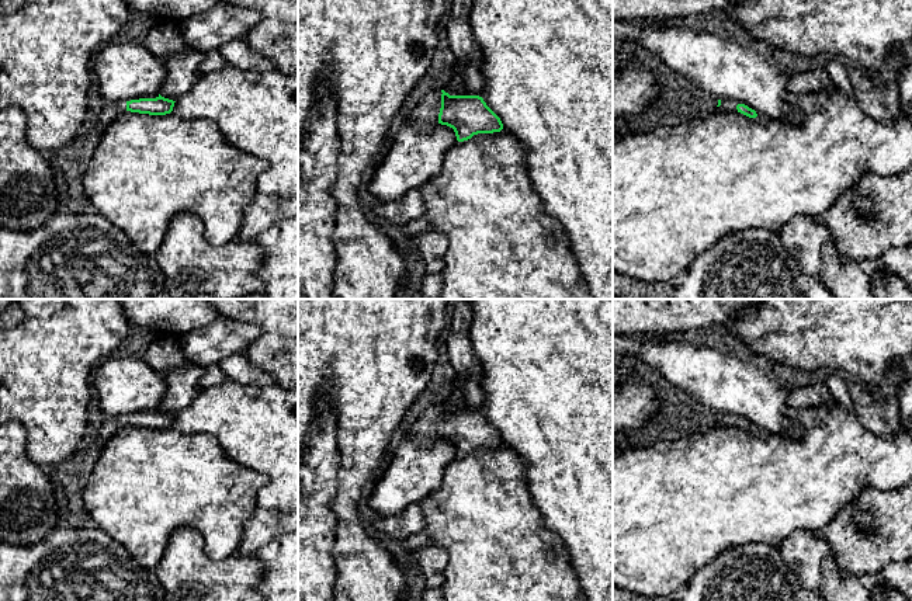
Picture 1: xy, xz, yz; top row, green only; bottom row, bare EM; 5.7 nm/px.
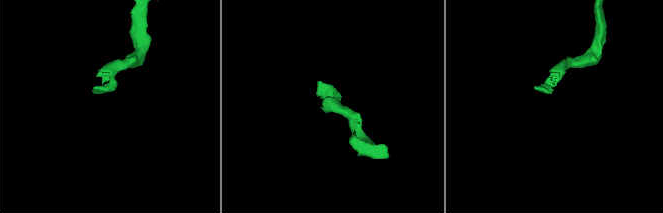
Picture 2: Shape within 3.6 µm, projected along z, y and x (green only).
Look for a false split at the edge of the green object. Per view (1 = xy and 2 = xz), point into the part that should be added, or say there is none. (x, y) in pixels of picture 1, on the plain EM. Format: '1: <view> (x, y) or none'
1: xy (110, 426)
2: xz (427, 424)

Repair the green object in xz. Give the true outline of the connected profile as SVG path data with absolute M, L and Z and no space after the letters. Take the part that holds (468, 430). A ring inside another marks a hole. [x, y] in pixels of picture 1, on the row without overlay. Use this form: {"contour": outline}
{"contour": "M441 403L427 409L406 431L406 437L438 437L454 444L457 455L464 456L478 448L503 444L500 432L479 410L450 410Z"}

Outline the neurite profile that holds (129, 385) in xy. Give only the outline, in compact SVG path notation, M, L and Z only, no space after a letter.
M141 357L105 359L94 368L91 388L107 417L156 411L166 393L162 372Z

